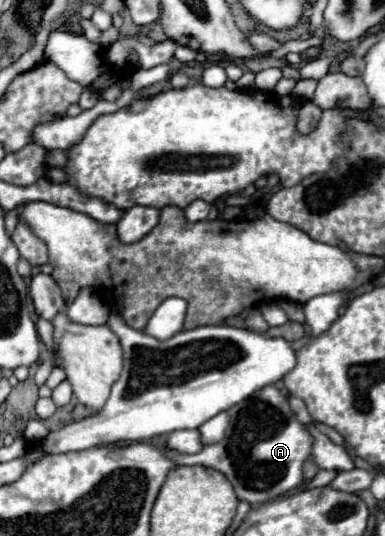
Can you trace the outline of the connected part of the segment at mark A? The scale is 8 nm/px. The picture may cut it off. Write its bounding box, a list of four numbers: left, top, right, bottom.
[169,385,313,505]

